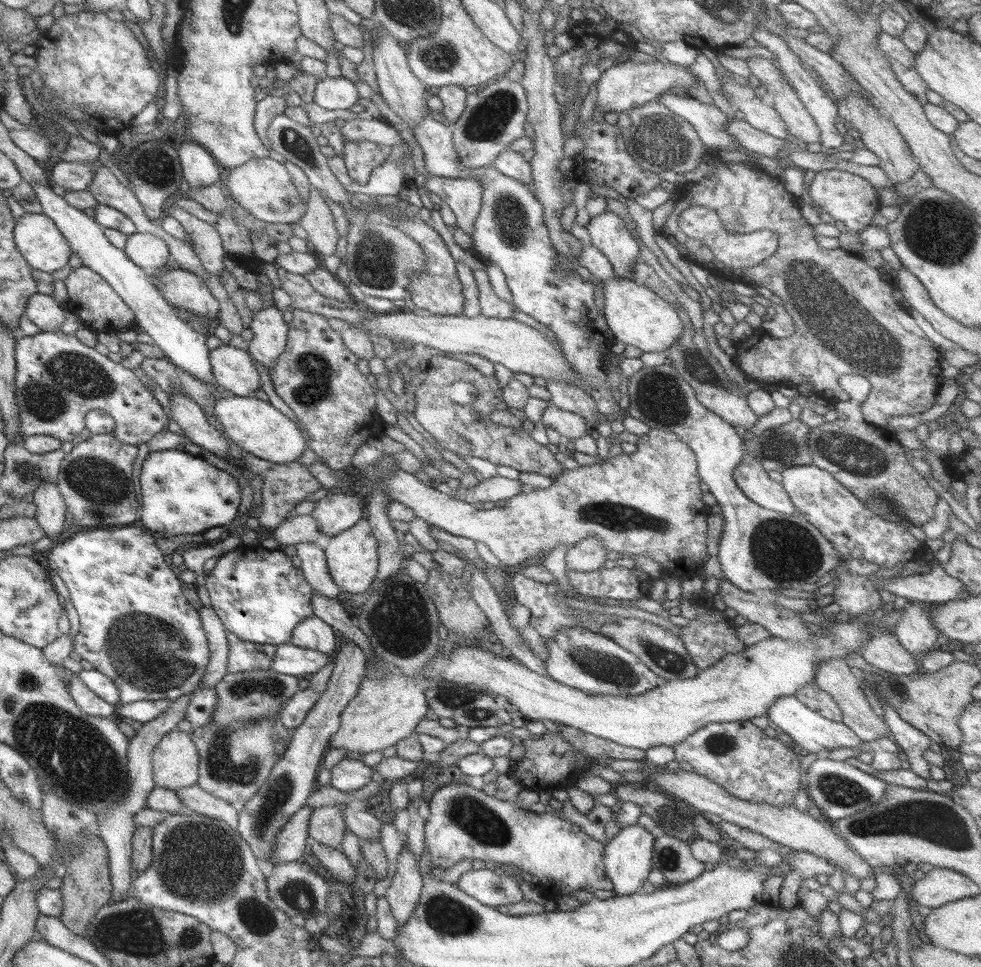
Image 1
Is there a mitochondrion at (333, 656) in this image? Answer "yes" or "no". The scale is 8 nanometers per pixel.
no

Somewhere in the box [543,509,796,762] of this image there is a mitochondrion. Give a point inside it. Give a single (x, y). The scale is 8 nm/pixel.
(611, 669)

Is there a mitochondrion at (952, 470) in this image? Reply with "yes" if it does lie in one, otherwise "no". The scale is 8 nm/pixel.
no

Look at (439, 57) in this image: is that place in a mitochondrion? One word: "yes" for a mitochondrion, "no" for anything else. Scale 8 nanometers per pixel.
yes

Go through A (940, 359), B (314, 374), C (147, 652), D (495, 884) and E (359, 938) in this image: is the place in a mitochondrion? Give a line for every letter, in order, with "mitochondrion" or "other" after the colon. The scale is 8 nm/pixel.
A: other
B: mitochondrion
C: mitochondrion
D: mitochondrion
E: other

